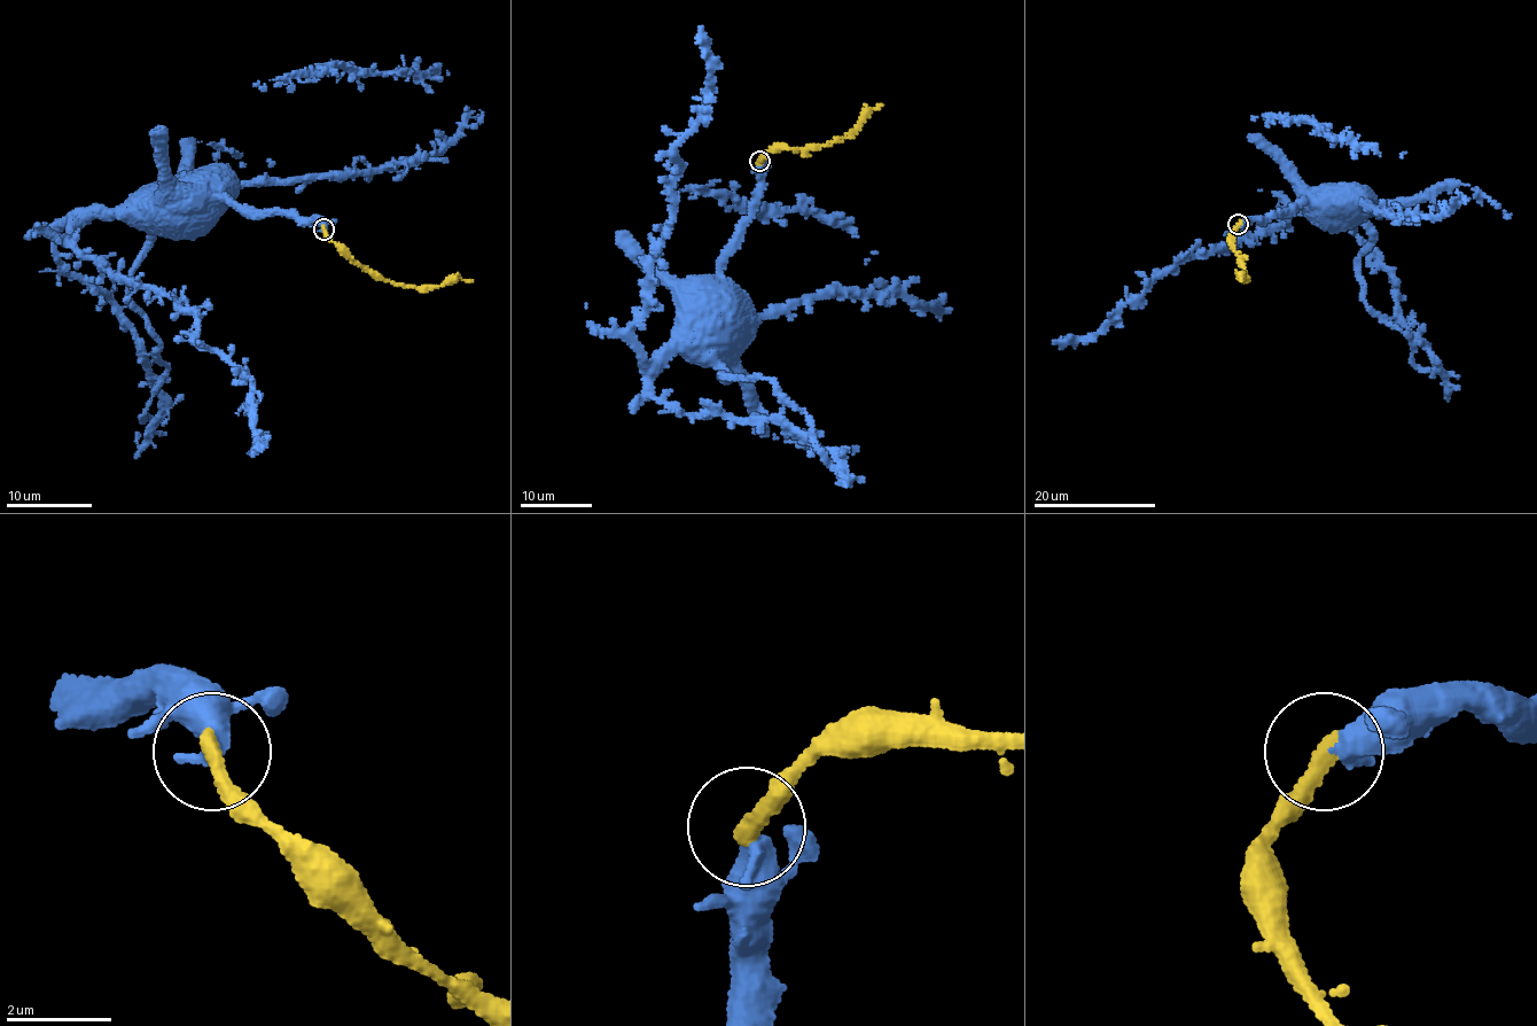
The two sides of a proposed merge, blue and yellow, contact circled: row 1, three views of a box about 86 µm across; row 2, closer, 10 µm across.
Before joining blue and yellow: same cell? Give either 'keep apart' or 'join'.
keep apart

